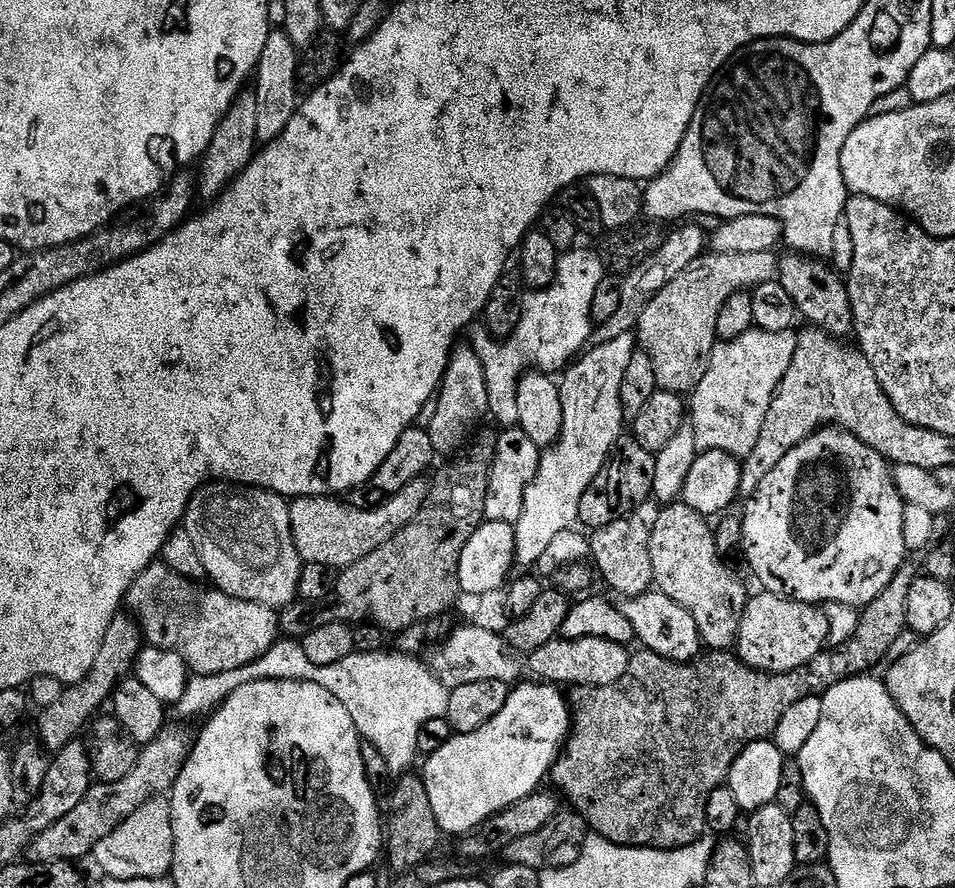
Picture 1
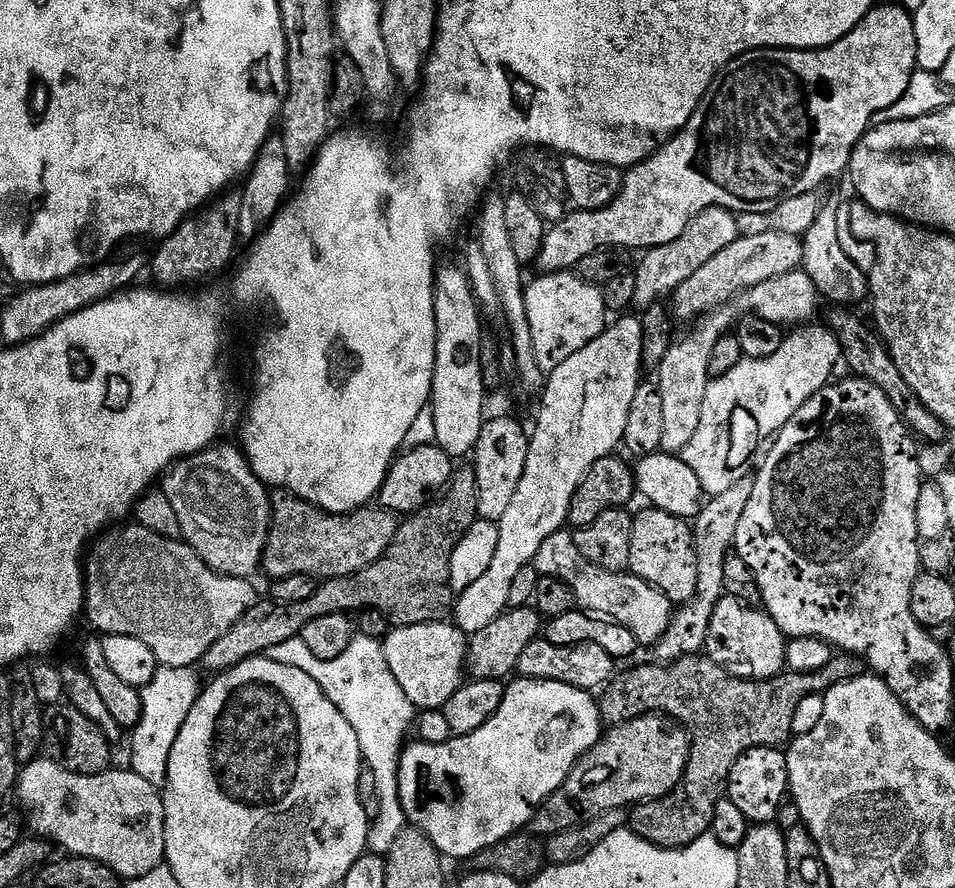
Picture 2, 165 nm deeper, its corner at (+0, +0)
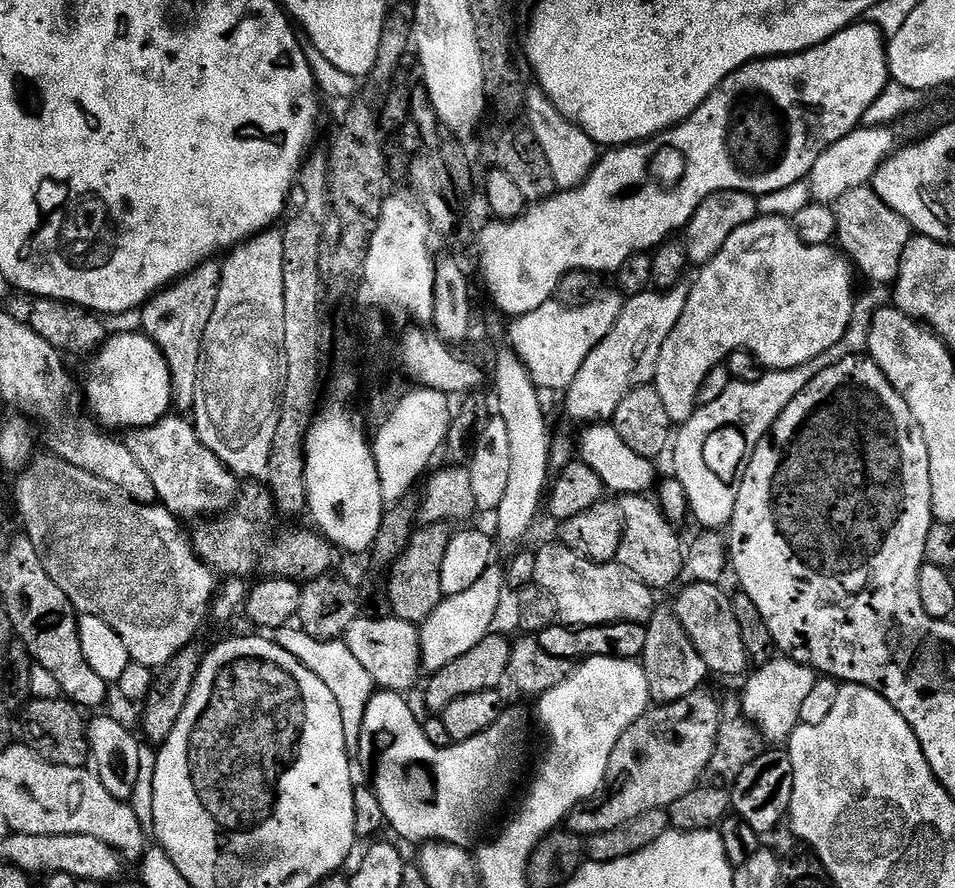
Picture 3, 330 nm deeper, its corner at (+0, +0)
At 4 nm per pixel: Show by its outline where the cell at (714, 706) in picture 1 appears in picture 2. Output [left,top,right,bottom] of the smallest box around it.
[598,654,866,849]

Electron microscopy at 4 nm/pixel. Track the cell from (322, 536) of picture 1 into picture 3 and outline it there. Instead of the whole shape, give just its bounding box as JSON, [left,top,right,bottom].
[191,482,337,582]

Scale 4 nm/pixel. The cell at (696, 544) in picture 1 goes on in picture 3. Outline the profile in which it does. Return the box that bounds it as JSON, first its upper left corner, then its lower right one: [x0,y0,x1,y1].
[616,495,686,590]

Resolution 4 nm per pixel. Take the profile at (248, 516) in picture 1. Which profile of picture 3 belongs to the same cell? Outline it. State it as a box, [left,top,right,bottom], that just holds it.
[127,414,241,518]

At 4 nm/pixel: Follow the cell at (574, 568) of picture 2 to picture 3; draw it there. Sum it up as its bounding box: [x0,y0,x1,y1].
[535,542,658,628]

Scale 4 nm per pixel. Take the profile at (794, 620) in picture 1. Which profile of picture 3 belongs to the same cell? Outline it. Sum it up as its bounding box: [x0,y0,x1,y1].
[674,583,750,677]

